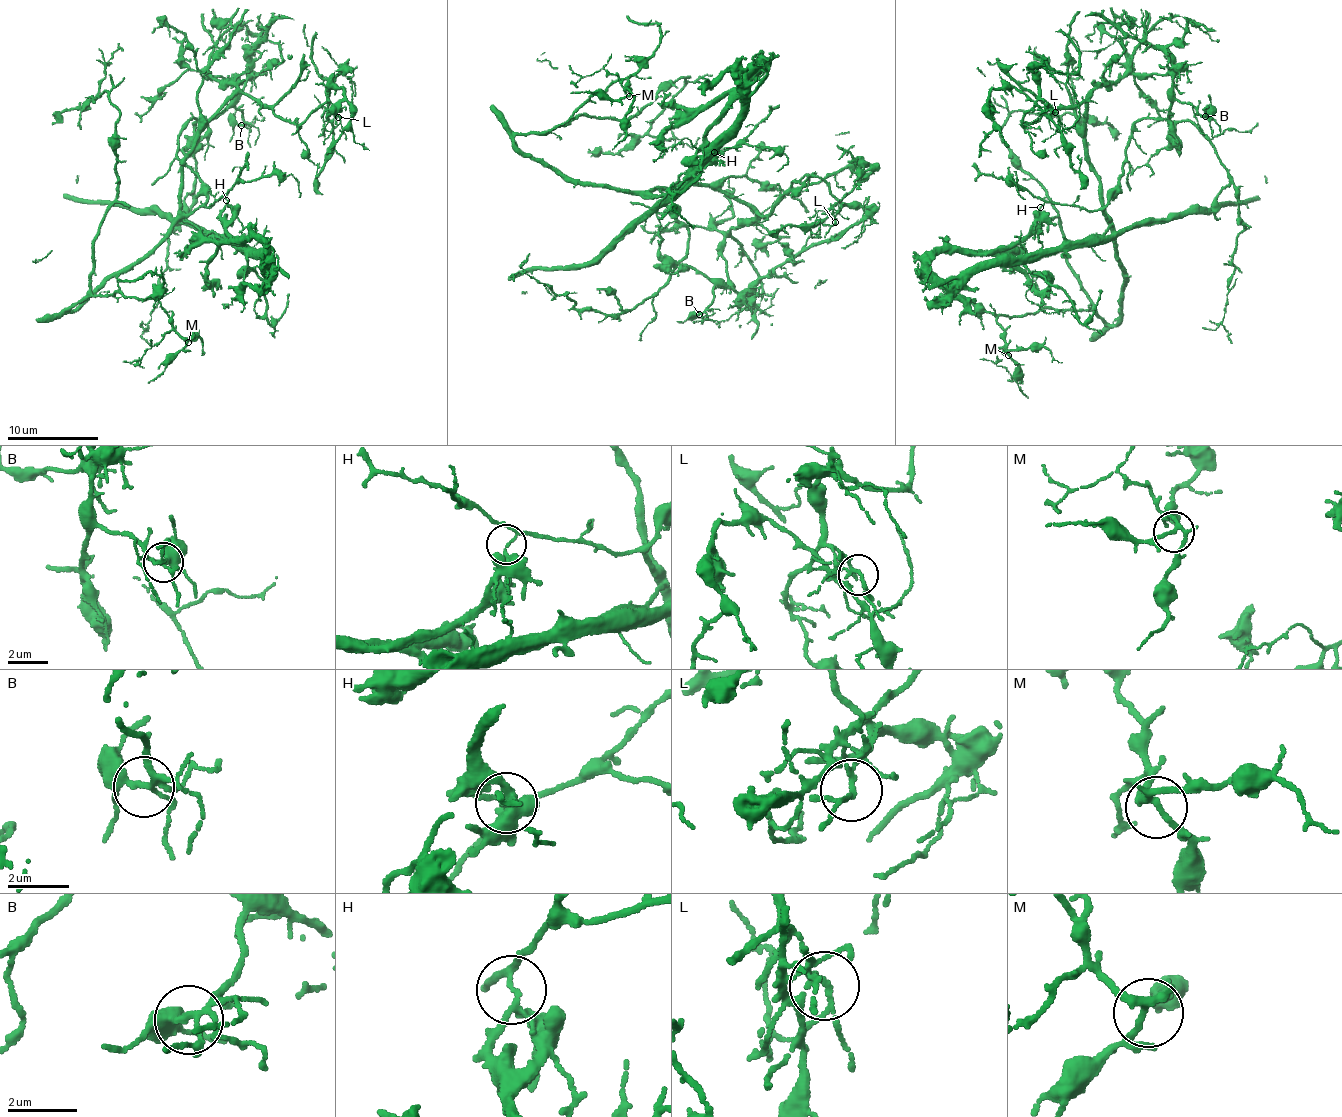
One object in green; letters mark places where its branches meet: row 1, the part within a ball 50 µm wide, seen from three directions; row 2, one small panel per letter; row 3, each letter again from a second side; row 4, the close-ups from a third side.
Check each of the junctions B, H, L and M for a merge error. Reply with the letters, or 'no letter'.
H, L

